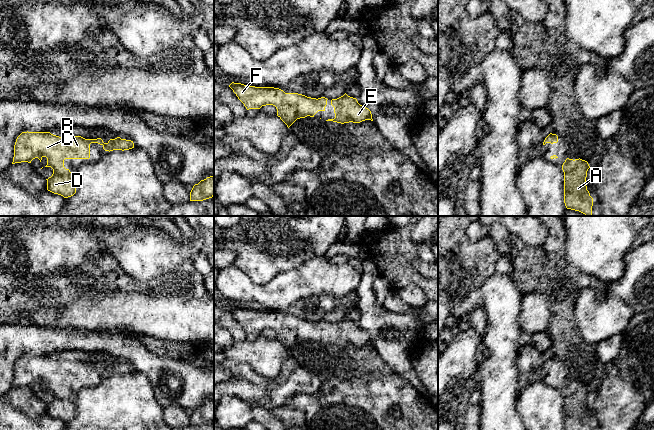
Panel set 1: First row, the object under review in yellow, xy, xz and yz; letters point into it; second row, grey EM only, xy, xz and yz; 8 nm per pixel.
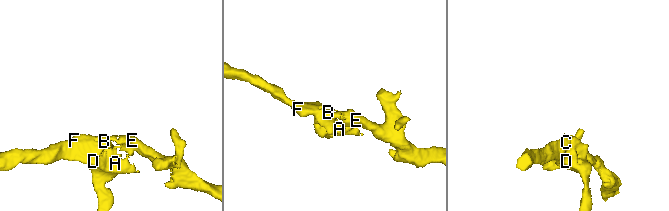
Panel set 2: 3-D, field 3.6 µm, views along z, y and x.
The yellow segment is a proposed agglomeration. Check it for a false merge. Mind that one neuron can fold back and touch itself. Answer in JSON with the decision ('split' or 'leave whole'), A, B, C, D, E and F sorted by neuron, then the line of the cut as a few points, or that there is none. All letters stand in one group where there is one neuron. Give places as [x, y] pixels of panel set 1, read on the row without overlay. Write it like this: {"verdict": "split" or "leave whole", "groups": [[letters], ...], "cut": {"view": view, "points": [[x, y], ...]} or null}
{"verdict": "leave whole", "groups": [["A", "B", "C", "D", "E", "F"]], "cut": null}

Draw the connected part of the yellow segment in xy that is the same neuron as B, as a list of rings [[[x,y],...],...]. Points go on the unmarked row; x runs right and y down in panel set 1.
[[[22,356],[16,363],[14,369],[14,381],[12,388],[28,386],[35,382],[38,382],[41,386],[43,381],[47,382],[47,389],[45,391],[51,391],[53,398],[47,404],[47,414],[68,422],[76,417],[76,410],[74,406],[74,398],[69,393],[64,391],[65,383],[89,383],[90,382],[90,368],[98,367],[103,370],[105,375],[113,374],[129,374],[134,372],[134,367],[131,364],[121,363],[117,361],[110,363],[107,367],[104,367],[101,362],[97,363],[85,363],[81,360],[75,361],[59,361],[51,358],[50,356]]]

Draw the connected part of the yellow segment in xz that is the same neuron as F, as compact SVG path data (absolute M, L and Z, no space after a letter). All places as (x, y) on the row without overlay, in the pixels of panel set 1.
M232 306L229 311L247 334L273 329L277 340L289 352L297 343L314 341L318 335L325 335L327 322L311 322L298 317L285 317L274 311L255 311Z

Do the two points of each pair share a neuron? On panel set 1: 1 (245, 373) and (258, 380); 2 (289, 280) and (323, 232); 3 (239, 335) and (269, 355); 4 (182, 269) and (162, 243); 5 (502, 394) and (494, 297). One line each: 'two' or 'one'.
1: one
2: two
3: two
4: two
5: one

